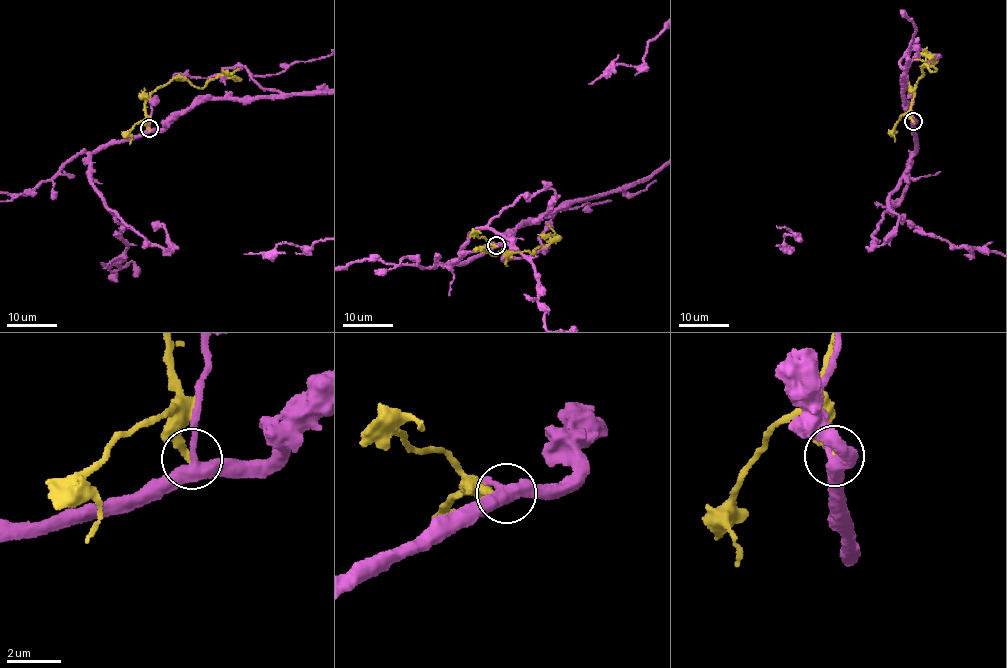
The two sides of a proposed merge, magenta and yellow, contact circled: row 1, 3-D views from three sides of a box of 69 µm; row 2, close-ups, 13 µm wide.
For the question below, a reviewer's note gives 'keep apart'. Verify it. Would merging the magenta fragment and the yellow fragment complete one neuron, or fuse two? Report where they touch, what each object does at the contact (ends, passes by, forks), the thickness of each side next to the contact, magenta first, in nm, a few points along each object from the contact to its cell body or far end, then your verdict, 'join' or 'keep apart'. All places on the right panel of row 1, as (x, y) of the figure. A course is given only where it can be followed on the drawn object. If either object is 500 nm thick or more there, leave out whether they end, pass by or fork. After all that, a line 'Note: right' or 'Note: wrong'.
(913, 121) | magenta forks | yellow ends | 400/280 nm | yellow via (912, 121), (913, 94), (924, 74), (923, 67), (928, 65), (935, 72), (934, 55), (914, 59) | keep apart
Note: right

